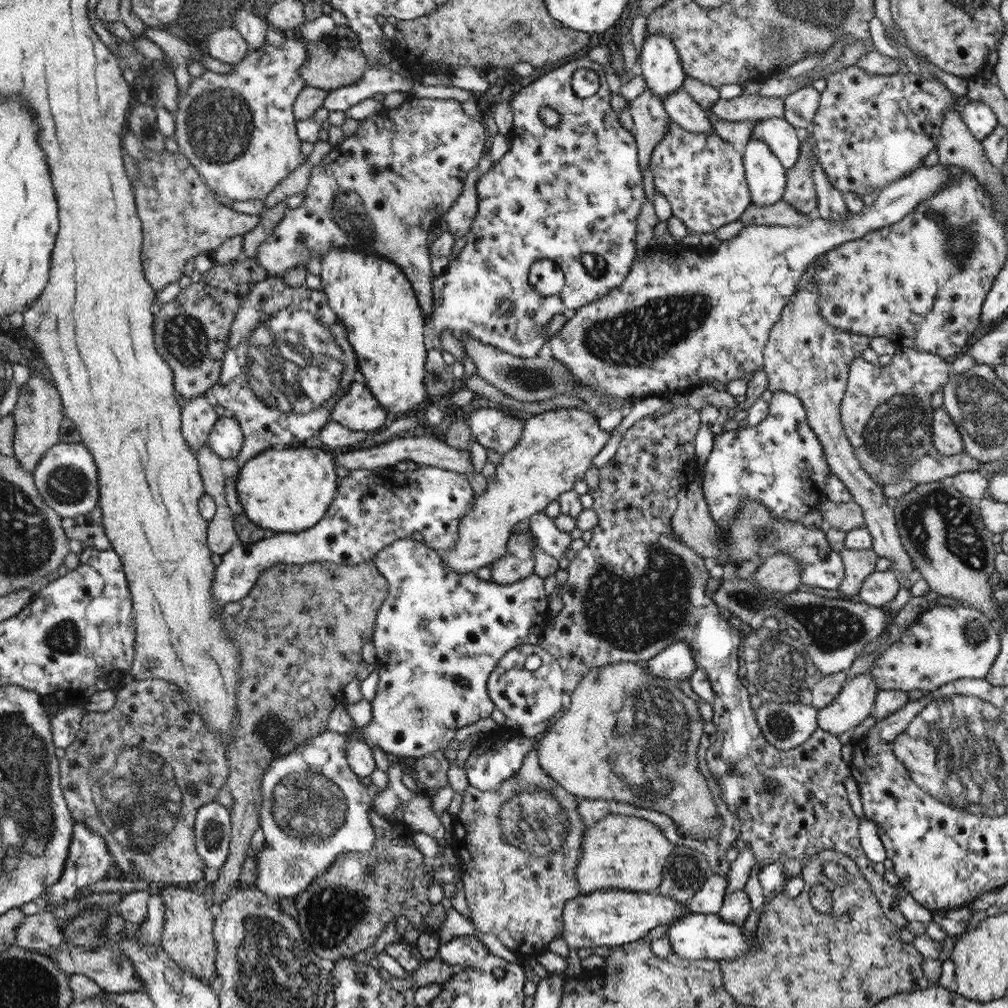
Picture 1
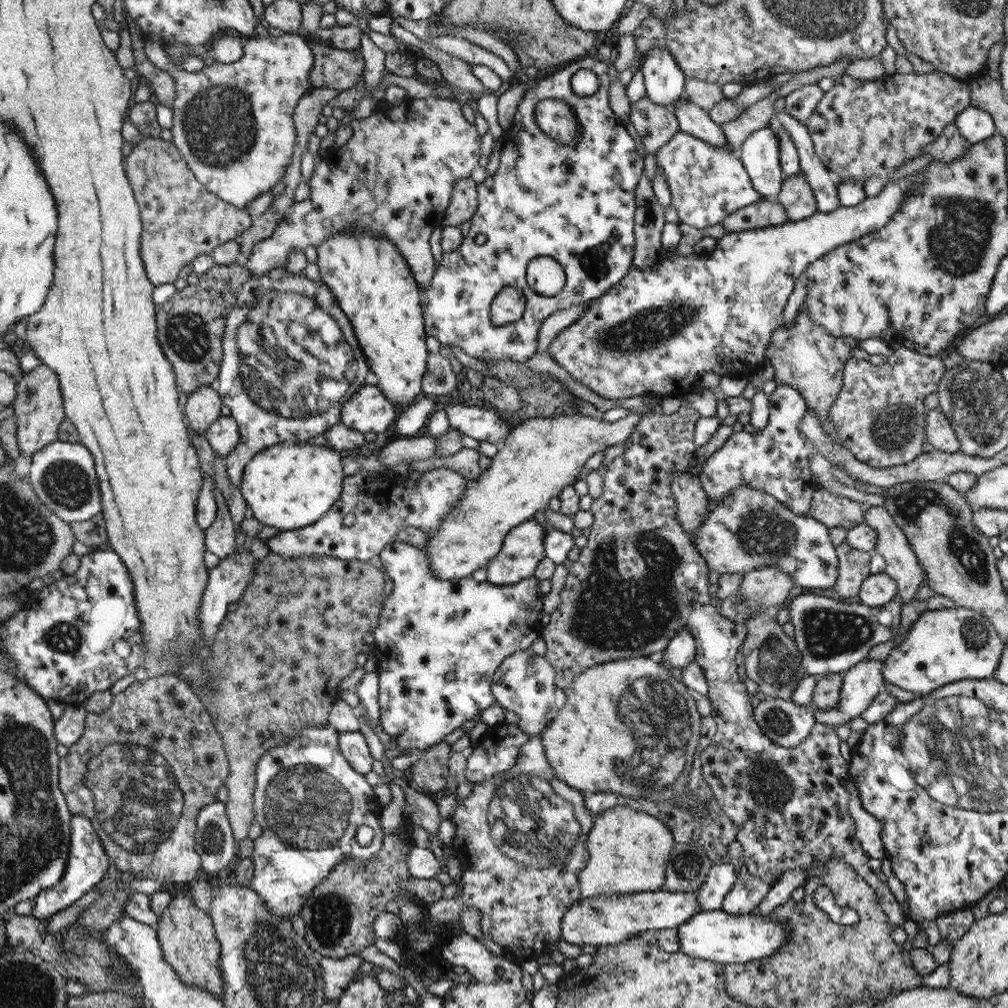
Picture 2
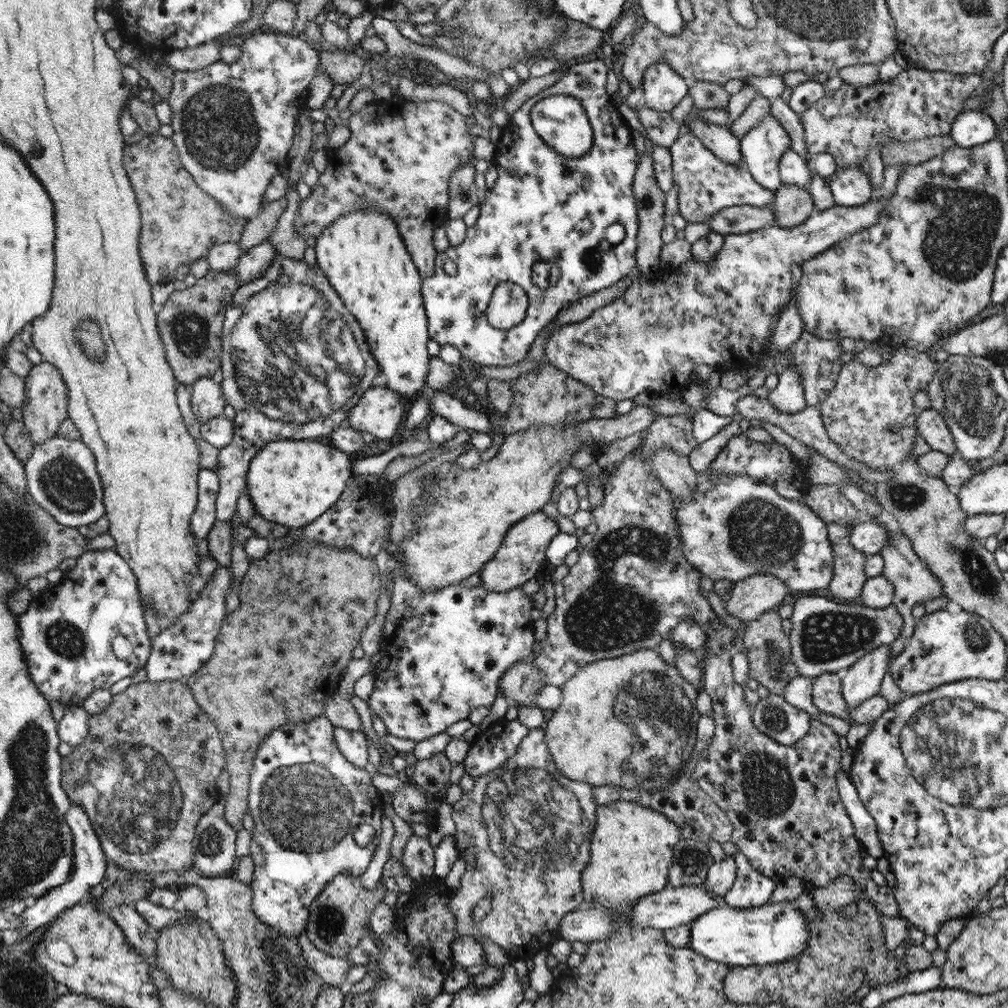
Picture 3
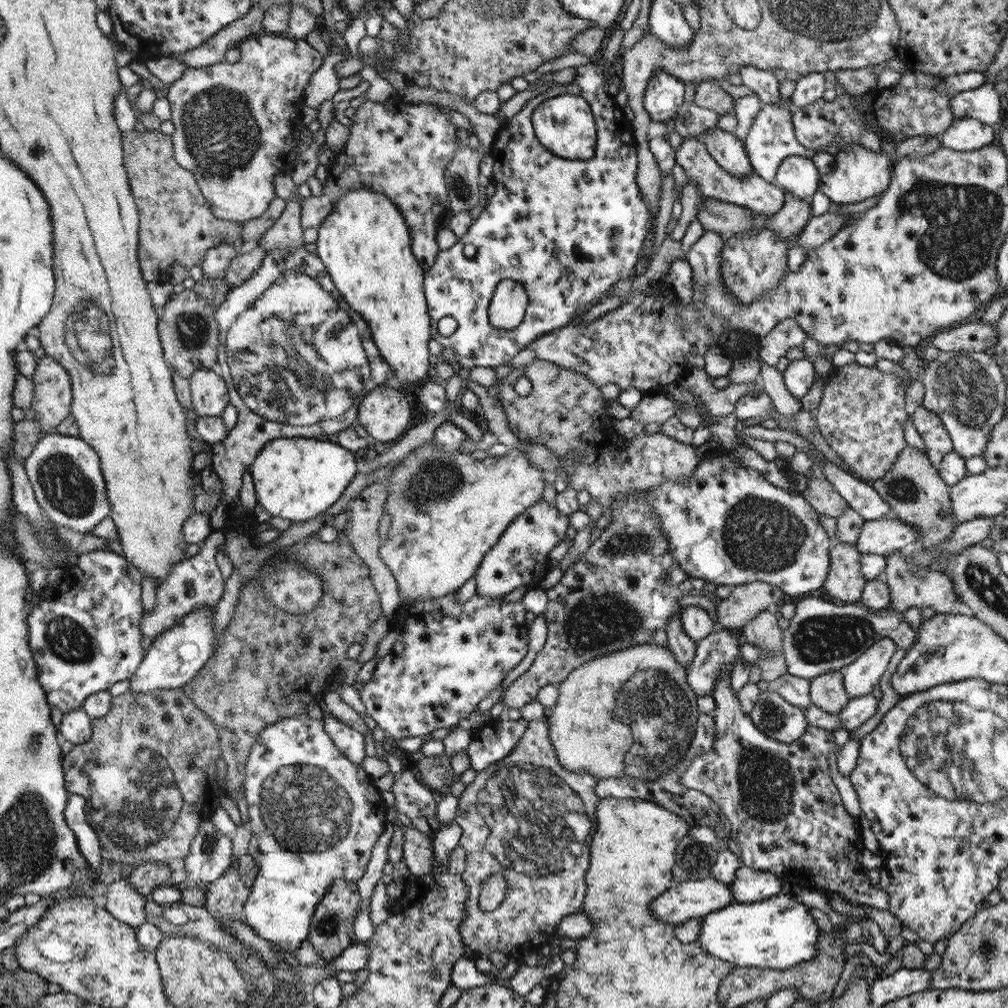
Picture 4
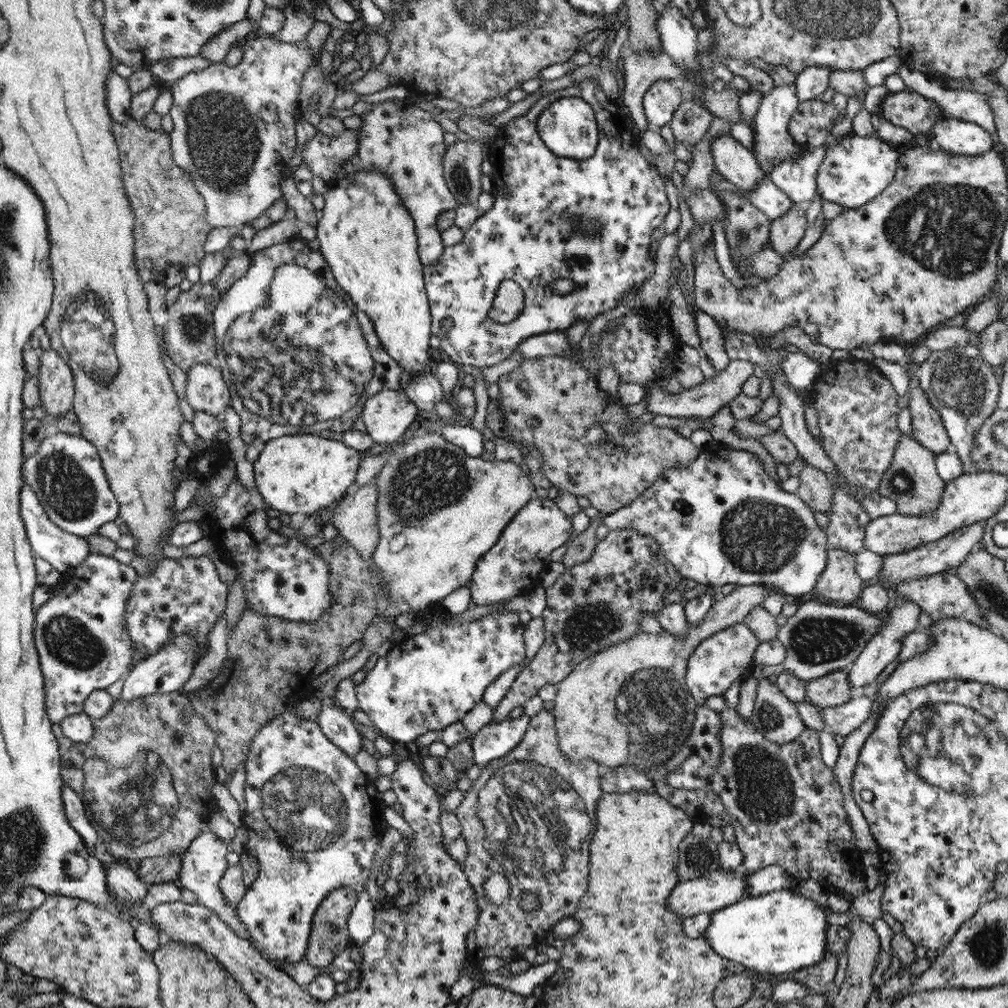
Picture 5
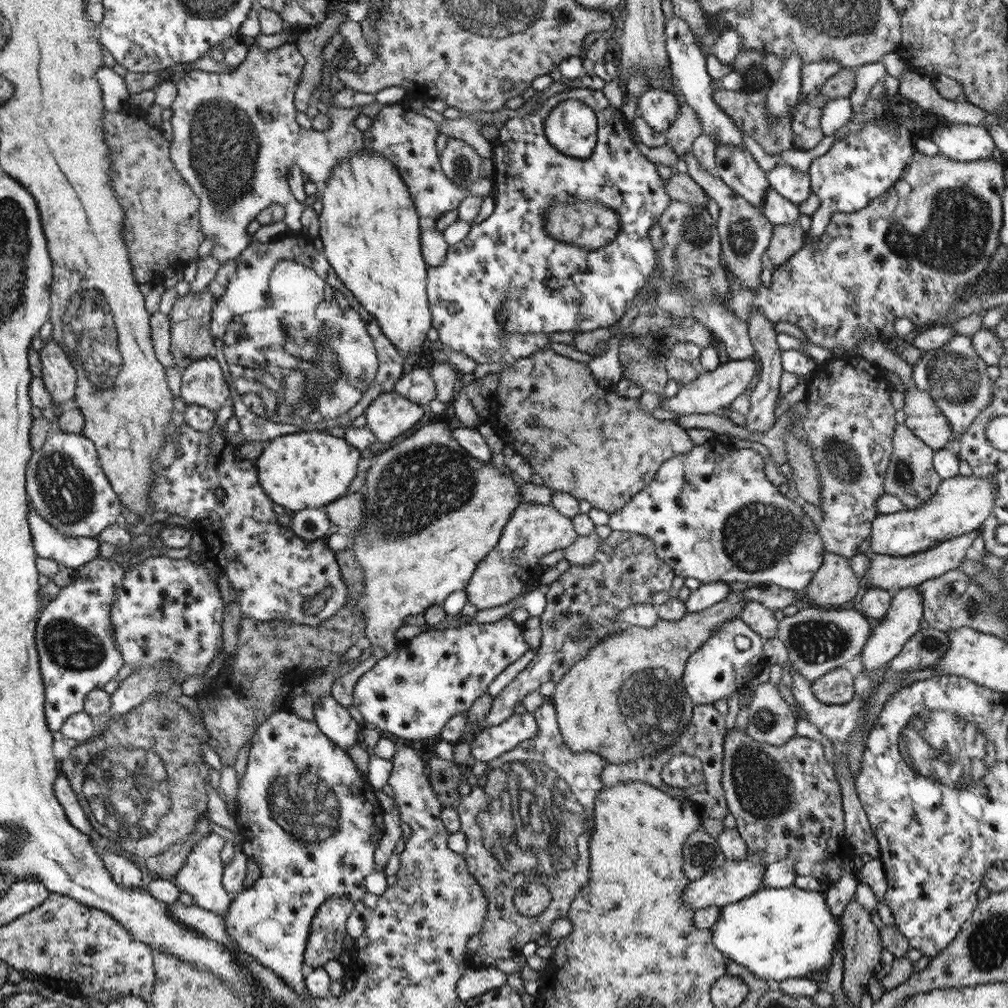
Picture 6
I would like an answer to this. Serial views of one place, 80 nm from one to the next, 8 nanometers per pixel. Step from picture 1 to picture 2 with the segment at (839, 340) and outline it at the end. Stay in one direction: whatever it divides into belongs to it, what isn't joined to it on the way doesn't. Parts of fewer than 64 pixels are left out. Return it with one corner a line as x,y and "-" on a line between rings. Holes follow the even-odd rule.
806,303
799,306
795,321
791,327
778,327
771,336
766,361
774,368
774,381
777,386
788,385
804,398
807,408
814,411
822,423
822,429
833,442
841,442
828,413
838,399
842,389
844,366
852,359
852,351
859,348
861,341
849,336
835,337
821,325
813,323
-
870,507
866,510
864,522
876,531
877,541
874,551
885,561
885,573
891,576
898,586
898,592
902,596
903,602
910,602
916,598
918,588
922,583
927,583
924,569
920,566
917,556
910,548
910,543
892,515
884,507

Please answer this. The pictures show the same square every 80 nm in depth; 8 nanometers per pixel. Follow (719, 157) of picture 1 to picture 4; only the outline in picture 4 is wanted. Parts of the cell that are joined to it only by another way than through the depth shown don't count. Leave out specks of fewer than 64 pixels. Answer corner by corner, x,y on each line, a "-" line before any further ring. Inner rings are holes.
688,137
683,139
682,146
675,150
675,161
684,168
687,178
697,184
702,199
723,200
745,209
752,209
753,212
766,215
769,218
783,207
785,193
782,188
770,184
768,180
756,173
750,173
745,177
737,177
725,171
707,152
701,138

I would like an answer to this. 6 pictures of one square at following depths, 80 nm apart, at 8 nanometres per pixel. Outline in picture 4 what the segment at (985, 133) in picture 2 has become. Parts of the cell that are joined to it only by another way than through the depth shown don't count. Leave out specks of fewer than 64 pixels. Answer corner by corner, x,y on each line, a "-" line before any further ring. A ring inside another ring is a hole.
972,117
955,118
940,138
944,148
972,152
993,145
994,128

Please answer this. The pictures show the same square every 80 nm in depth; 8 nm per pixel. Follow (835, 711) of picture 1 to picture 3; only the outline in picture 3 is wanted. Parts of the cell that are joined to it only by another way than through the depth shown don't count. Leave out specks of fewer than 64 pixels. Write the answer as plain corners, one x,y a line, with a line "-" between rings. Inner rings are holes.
890,643
882,644
847,668
841,691
849,710
878,695
890,660

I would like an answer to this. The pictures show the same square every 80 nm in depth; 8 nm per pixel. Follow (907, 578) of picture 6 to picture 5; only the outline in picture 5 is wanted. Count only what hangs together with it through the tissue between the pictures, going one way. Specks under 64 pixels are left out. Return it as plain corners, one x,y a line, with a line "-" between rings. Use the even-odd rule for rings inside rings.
978,521
967,527
957,528
938,540
923,544
905,553
883,556
883,568
879,574
880,580
886,580
893,585
918,577
926,577
942,571
950,571
962,564
972,550
979,547
984,536
985,521

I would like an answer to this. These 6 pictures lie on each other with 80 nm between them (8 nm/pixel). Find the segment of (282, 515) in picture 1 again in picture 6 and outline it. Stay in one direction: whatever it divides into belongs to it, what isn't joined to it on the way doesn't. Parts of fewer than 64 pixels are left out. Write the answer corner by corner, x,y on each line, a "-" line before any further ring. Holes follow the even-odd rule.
299,429
296,433
267,441
254,463
258,468
260,486
272,503
297,512
304,508
318,509
318,506
340,499
358,474
358,460
360,450
342,437
334,437
326,431

